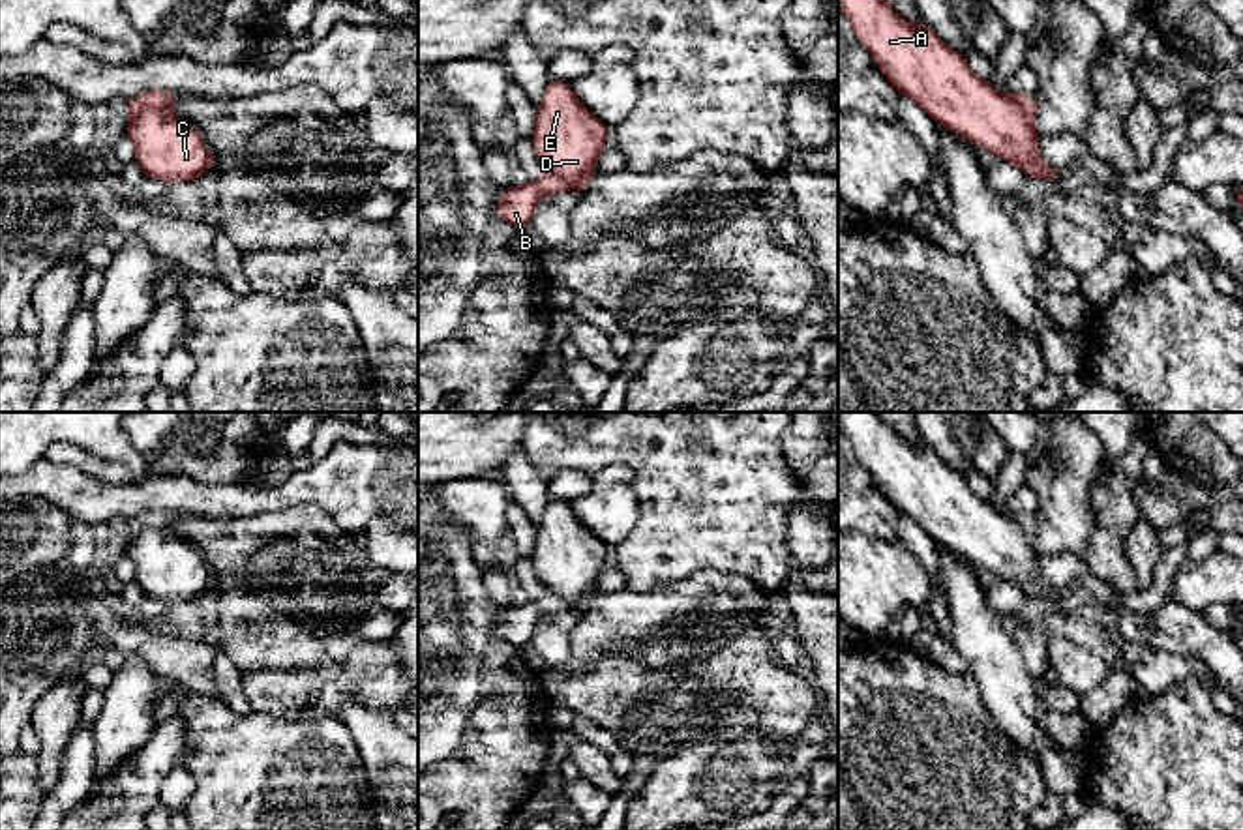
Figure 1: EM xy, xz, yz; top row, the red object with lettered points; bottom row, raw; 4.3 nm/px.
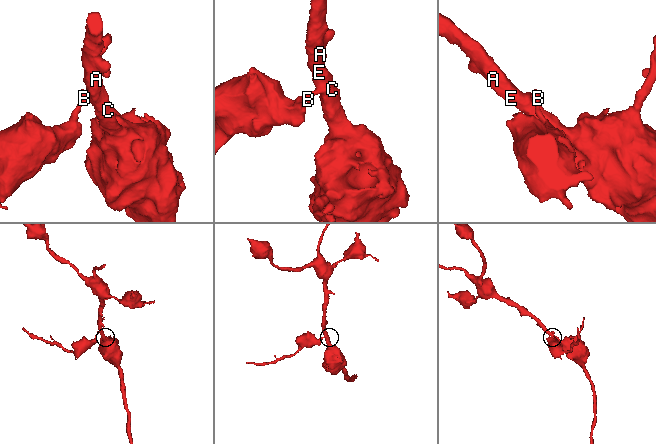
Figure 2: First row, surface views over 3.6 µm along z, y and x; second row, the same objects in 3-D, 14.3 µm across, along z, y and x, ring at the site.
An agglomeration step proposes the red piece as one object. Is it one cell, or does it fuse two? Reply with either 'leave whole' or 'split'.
split

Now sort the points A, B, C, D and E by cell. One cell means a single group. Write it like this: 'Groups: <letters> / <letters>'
Groups: A C D E / B

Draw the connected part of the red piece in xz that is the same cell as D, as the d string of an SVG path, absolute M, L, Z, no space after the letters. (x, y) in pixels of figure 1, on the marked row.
M549 79L536 107L532 146L549 172L577 193L585 193L598 172L598 154L607 146L607 126L570 90L570 82Z

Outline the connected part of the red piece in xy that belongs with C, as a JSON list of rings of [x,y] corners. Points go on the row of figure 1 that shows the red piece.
[[[144,109],[127,122],[135,163],[144,178],[189,182],[214,169],[214,156],[195,127],[171,109]]]

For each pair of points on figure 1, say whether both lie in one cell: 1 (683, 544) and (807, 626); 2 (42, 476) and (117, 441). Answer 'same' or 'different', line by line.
1: different
2: different

